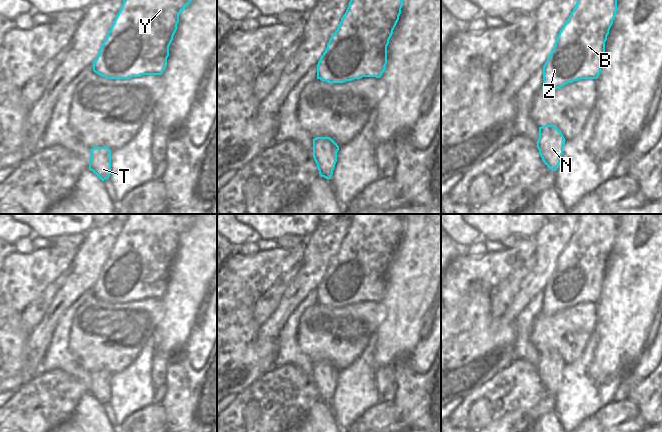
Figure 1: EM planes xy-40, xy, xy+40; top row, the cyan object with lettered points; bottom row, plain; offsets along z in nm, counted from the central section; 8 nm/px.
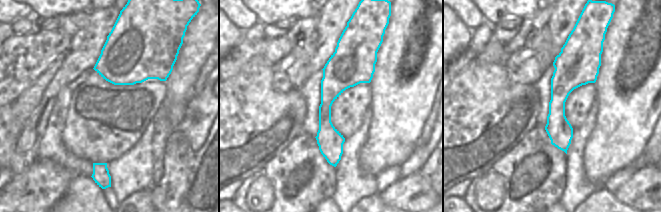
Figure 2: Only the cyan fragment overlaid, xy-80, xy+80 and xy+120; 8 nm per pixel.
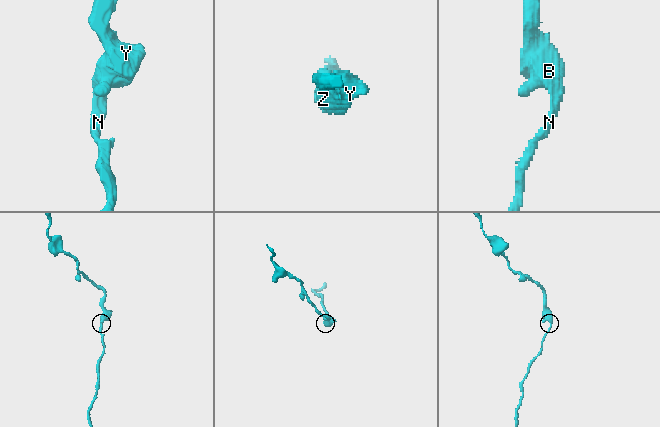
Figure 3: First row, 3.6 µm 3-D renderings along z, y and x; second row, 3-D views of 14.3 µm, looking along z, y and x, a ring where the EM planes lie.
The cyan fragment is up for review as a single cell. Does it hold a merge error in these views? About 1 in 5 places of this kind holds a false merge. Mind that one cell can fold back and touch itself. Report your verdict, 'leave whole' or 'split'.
leave whole

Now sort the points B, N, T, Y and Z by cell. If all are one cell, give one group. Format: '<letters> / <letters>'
B N T Y Z

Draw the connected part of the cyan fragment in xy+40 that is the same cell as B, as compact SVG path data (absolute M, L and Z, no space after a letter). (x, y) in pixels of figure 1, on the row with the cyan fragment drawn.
M577 0L543 66L544 91L580 79L597 79L617 0Z

